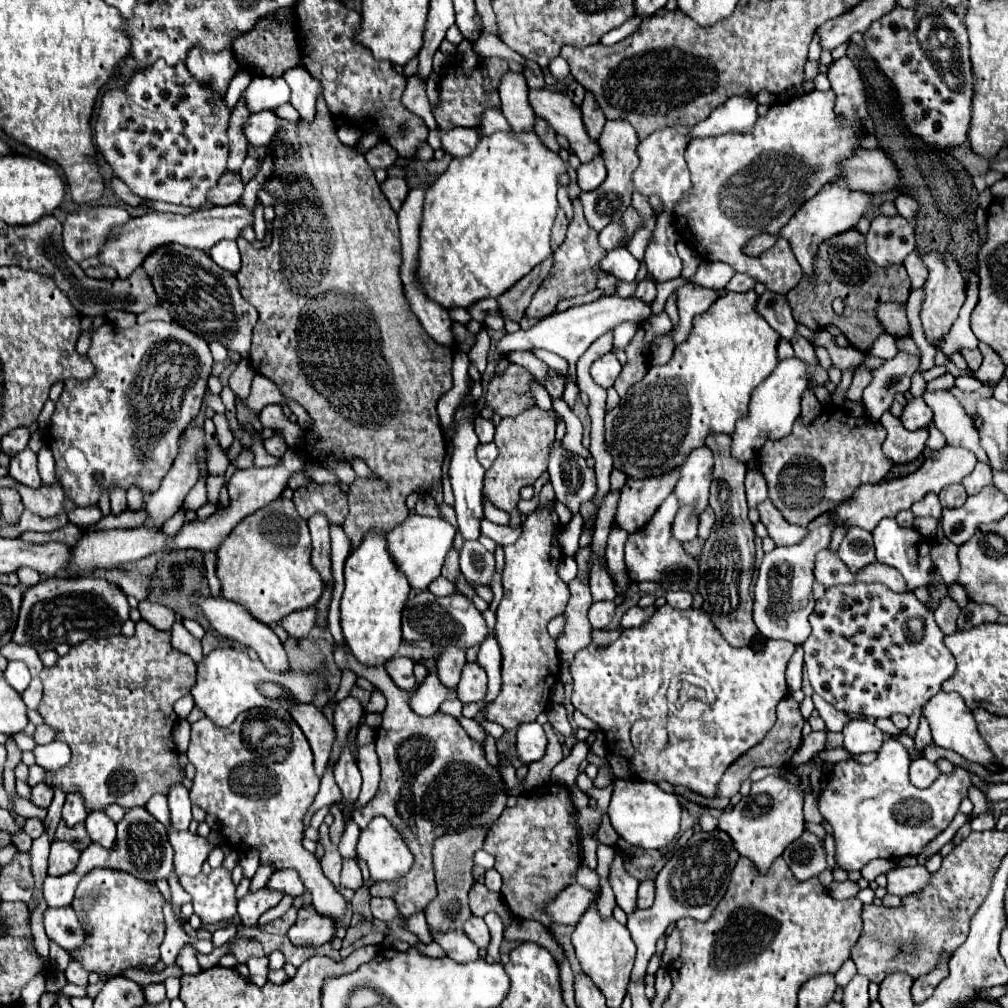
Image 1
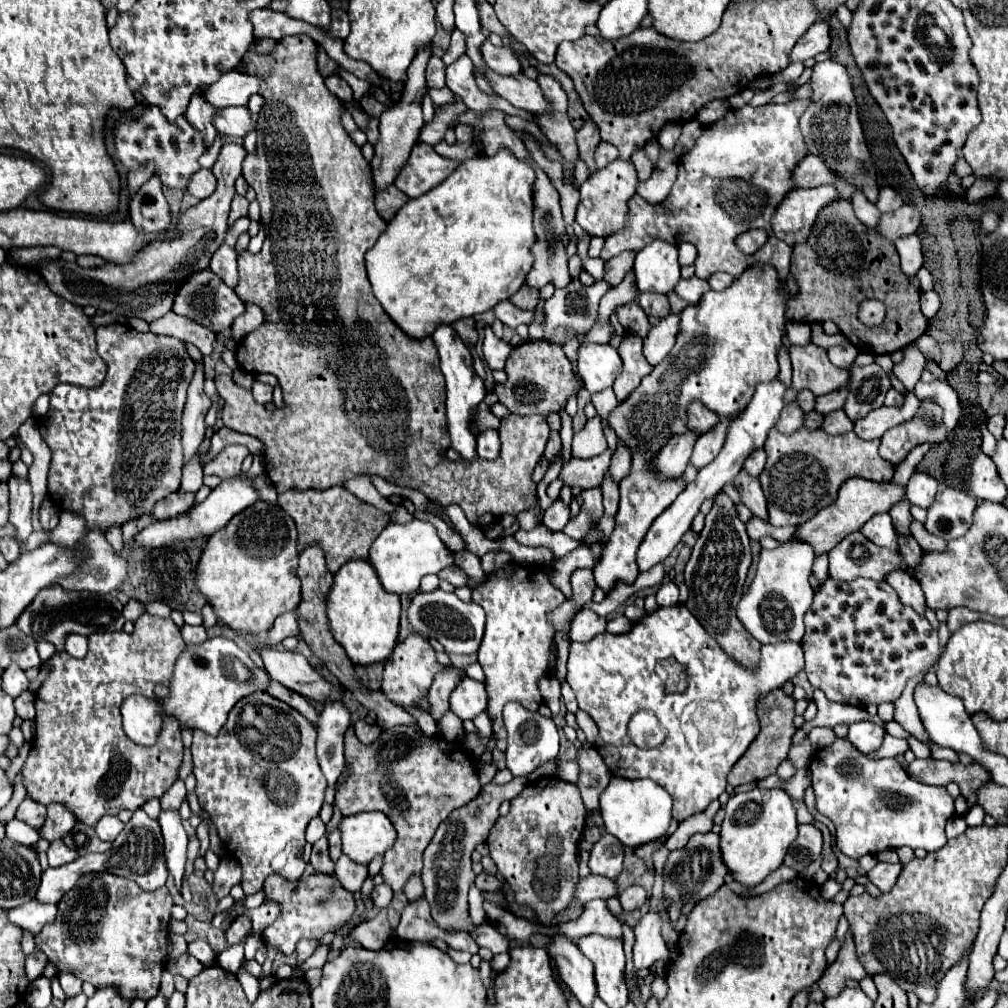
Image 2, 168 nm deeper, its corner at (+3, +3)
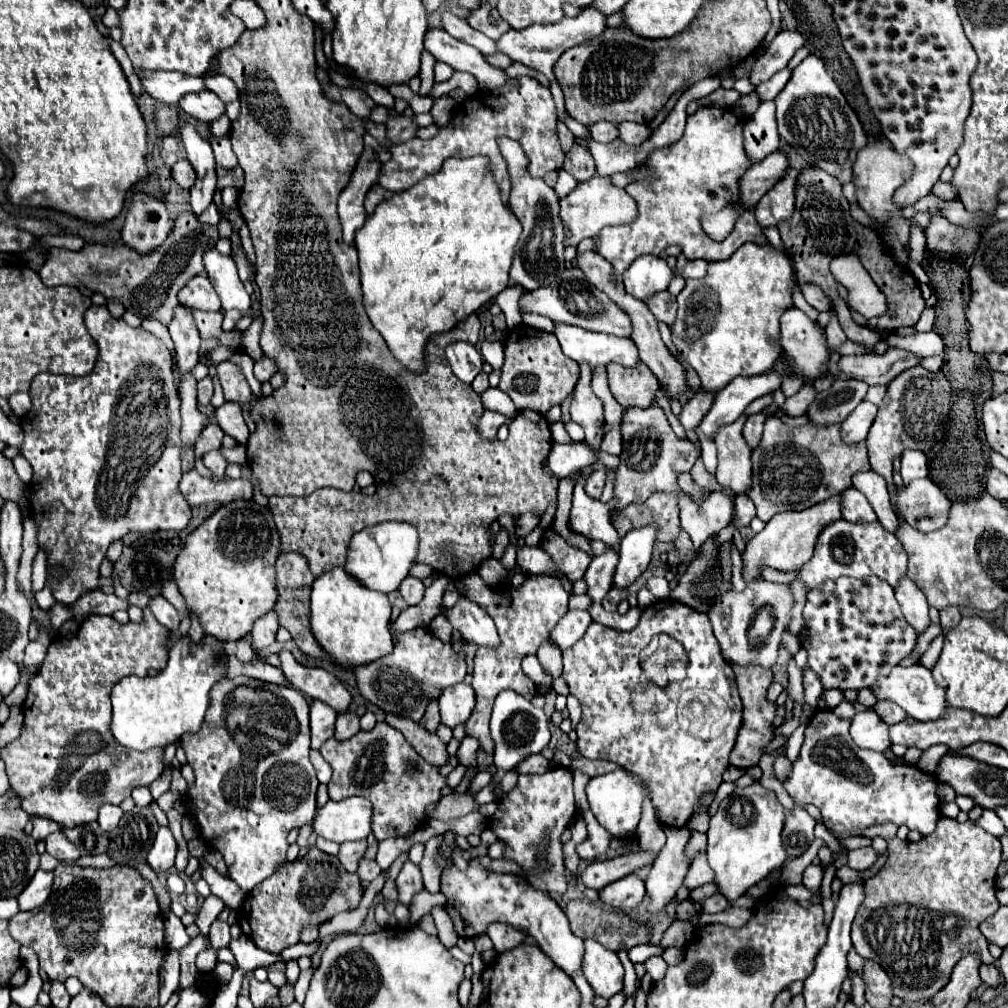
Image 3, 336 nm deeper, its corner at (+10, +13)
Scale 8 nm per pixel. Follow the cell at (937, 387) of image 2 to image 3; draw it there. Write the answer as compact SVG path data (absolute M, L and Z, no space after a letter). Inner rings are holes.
M837 297L837 299L832 301L832 305L837 311L839 323L848 339L852 339L852 341L859 344L873 345L881 338L879 333L871 331L868 328L860 327L854 322L847 305L841 297Z

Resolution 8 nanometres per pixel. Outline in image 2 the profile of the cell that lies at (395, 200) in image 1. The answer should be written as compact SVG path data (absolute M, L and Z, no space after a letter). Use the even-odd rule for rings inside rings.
M390 185L382 193L376 193L376 211L384 221L390 221L406 201L408 197L400 189L396 189L396 185Z

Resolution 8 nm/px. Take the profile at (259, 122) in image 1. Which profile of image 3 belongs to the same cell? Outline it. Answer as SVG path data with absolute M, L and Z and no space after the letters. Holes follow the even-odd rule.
M201 91L201 93L191 93L191 95L185 95L181 101L179 101L179 107L199 119L199 121L205 121L205 123L213 123L217 121L219 117L225 115L225 103L213 93L213 91Z

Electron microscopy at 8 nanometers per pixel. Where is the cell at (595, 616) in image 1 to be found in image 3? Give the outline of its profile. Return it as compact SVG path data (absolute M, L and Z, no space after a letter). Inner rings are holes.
M577 609L567 611L567 615L563 615L563 619L551 631L551 641L559 649L567 649L567 647L575 645L583 637L583 633L591 625L591 621L593 619L591 619L589 611L577 611Z

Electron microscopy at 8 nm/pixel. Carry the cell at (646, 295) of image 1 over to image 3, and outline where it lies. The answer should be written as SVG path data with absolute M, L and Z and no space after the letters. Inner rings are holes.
M659 291L657 295L651 295L649 299L645 299L645 303L647 303L649 311L655 315L655 319L659 319L667 325L673 323L675 313L677 313L677 303L669 291Z

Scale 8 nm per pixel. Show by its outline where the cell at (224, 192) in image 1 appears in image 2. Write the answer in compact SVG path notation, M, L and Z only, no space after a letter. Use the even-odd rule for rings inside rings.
M200 169L198 173L194 173L194 177L190 177L188 181L188 193L196 199L206 199L214 193L216 189L216 177L212 175L210 169Z

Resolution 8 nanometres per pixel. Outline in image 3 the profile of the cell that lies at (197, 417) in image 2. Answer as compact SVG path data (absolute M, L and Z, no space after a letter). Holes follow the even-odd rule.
M179 305L173 321L167 325L169 335L175 343L175 353L177 353L177 367L181 377L189 373L197 363L199 363L199 331L195 327L193 317Z

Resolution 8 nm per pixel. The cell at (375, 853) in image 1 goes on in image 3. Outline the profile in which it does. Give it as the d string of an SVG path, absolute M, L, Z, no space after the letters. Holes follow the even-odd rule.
M347 797L343 801L329 801L317 811L313 831L329 841L361 841L371 833L373 805L363 797Z

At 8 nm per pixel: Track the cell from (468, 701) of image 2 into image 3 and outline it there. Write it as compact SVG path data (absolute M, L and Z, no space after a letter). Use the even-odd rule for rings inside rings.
M467 683L447 687L439 695L439 709L441 709L443 725L455 727L455 725L467 721L473 707L475 707L475 691Z

